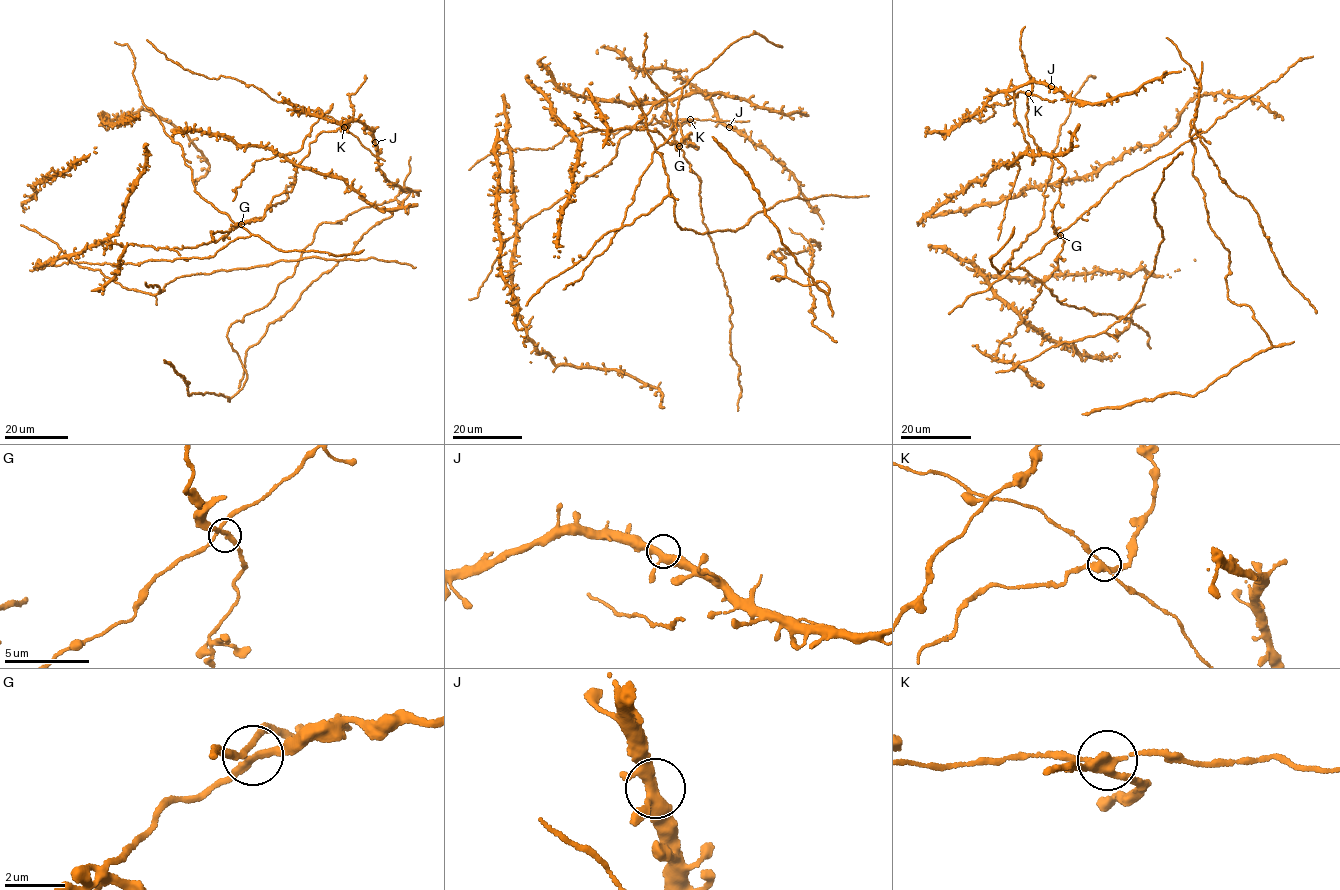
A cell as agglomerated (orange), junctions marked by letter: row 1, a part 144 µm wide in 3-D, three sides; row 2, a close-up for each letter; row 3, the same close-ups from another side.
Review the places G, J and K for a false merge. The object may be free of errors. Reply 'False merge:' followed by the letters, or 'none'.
False merge: K

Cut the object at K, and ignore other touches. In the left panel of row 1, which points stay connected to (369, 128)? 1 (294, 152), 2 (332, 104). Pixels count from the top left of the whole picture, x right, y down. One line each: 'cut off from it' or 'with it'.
1: cut off from it
2: cut off from it

